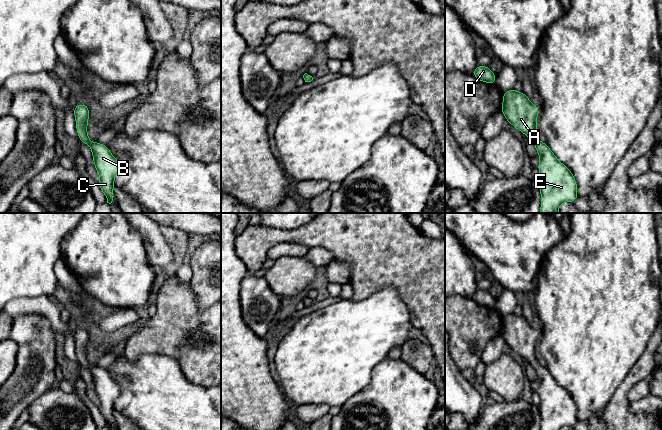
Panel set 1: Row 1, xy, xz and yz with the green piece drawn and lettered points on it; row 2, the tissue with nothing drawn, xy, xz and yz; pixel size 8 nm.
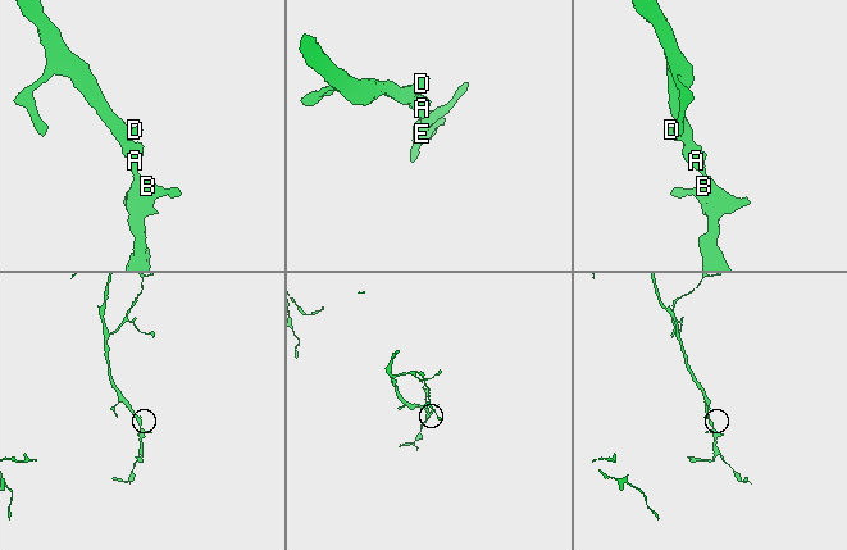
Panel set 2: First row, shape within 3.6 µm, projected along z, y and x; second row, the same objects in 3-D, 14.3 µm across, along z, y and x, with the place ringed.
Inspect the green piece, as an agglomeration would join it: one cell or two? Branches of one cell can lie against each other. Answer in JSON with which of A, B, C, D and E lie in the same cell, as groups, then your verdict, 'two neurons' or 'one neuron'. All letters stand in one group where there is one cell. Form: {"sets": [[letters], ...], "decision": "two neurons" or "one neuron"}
{"sets": [["A", "B", "C", "D", "E"]], "decision": "one neuron"}

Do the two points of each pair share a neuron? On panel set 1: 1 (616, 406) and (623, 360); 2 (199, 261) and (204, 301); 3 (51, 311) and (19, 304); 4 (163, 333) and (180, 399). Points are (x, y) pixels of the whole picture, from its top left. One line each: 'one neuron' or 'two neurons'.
1: two neurons
2: one neuron
3: one neuron
4: two neurons

